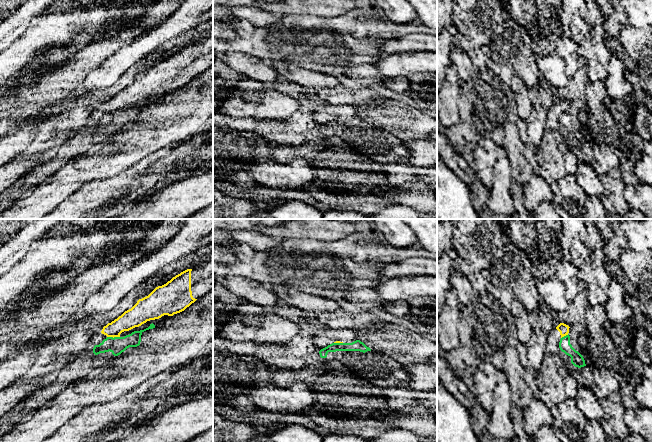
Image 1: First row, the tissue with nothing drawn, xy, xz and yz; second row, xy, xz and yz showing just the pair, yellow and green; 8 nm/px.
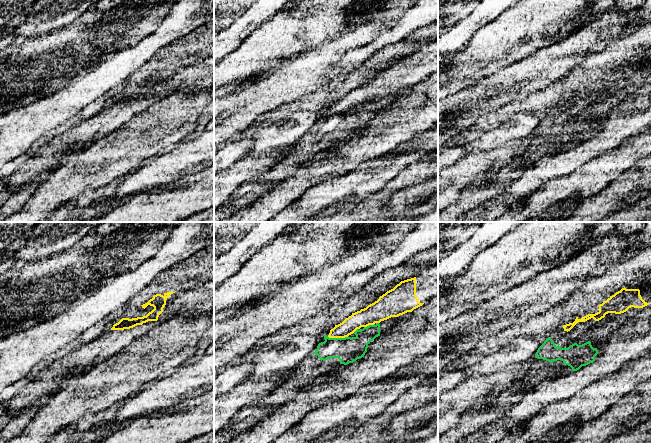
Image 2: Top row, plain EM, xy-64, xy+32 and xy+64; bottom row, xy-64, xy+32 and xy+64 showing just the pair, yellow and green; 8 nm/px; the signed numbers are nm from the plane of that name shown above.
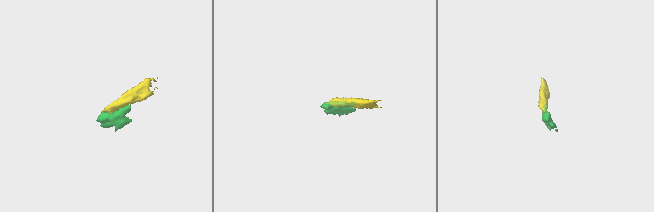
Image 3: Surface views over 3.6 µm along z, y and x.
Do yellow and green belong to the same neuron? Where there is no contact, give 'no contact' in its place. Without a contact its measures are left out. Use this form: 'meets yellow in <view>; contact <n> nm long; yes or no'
meets yellow in xy; contact 100 nm long; no

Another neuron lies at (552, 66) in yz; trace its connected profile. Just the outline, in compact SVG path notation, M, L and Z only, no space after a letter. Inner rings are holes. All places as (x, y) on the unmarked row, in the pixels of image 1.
M556 53L539 57L537 66L554 90L566 87L570 78L565 73L565 61L563 58L559 57Z

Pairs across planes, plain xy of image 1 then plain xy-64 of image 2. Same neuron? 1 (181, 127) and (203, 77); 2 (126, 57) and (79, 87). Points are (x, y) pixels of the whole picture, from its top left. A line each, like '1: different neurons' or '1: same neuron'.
1: different neurons
2: same neuron

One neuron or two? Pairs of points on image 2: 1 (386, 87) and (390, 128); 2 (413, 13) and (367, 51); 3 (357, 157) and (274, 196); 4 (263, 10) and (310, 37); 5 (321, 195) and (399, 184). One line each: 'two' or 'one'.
1: two
2: one
3: one
4: two
5: two

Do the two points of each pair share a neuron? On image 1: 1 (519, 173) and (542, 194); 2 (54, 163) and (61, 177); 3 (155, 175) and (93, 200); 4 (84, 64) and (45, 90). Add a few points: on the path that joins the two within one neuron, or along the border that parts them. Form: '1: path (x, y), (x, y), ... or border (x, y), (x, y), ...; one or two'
1: border (534, 174), (522, 185); two
2: border (67, 161), (39, 184); two
3: path (140, 185), (128, 185), (108, 198); one
4: path (74, 69), (55, 83); one

